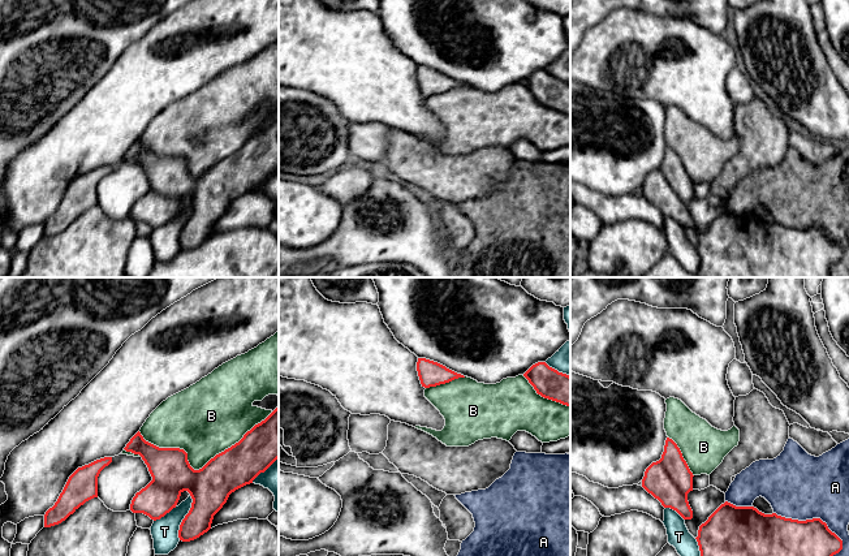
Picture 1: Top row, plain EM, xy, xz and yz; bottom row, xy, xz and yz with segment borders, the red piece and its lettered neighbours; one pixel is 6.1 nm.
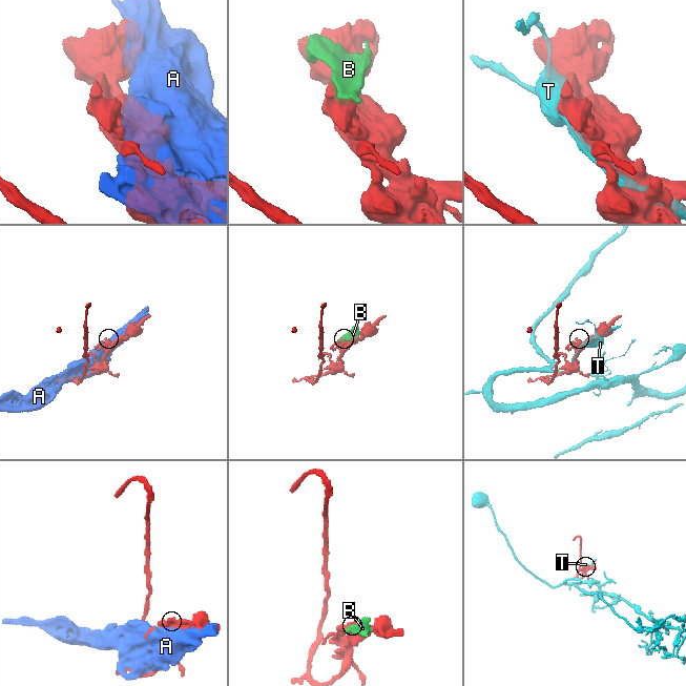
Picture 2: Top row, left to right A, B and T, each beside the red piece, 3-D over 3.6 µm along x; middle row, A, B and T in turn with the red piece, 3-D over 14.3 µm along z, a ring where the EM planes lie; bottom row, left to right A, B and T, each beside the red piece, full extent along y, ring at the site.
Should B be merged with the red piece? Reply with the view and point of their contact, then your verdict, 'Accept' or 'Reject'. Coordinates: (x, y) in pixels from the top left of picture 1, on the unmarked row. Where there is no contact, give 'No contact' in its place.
Touches red at xy (202, 176). Accept

